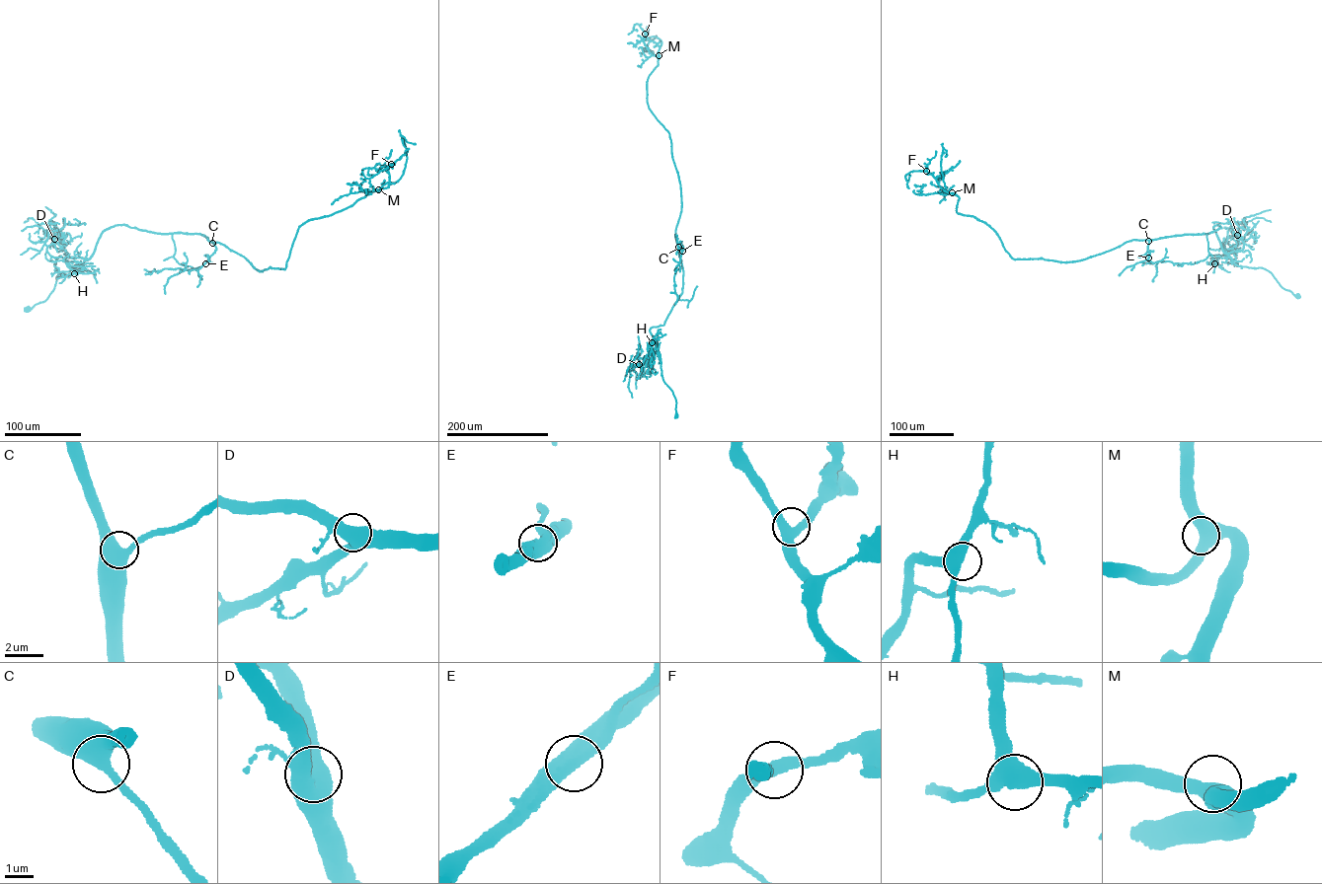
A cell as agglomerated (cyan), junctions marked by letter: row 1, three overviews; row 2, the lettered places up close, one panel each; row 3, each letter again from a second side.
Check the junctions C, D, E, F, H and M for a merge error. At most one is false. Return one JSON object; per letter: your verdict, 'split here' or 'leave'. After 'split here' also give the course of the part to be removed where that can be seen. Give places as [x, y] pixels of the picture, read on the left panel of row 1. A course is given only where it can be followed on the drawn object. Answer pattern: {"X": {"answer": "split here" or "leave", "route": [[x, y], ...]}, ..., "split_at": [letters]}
{"C": {"answer": "leave"}, "D": {"answer": "leave"}, "E": {"answer": "split here"}, "F": {"answer": "leave"}, "H": {"answer": "leave"}, "M": {"answer": "leave"}, "split_at": ["E"]}

